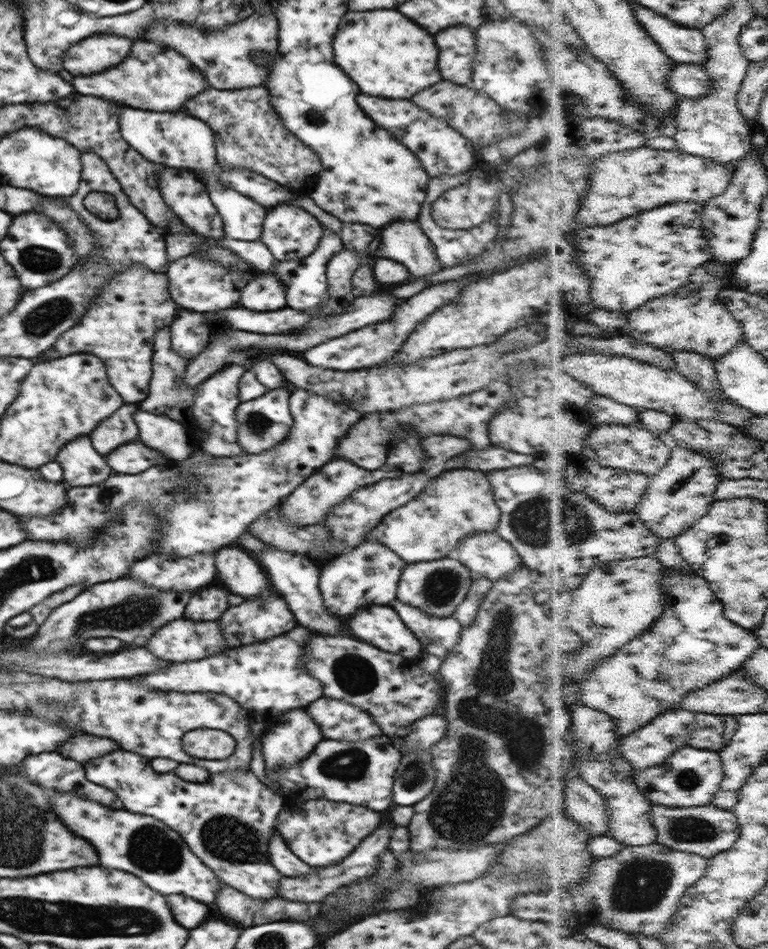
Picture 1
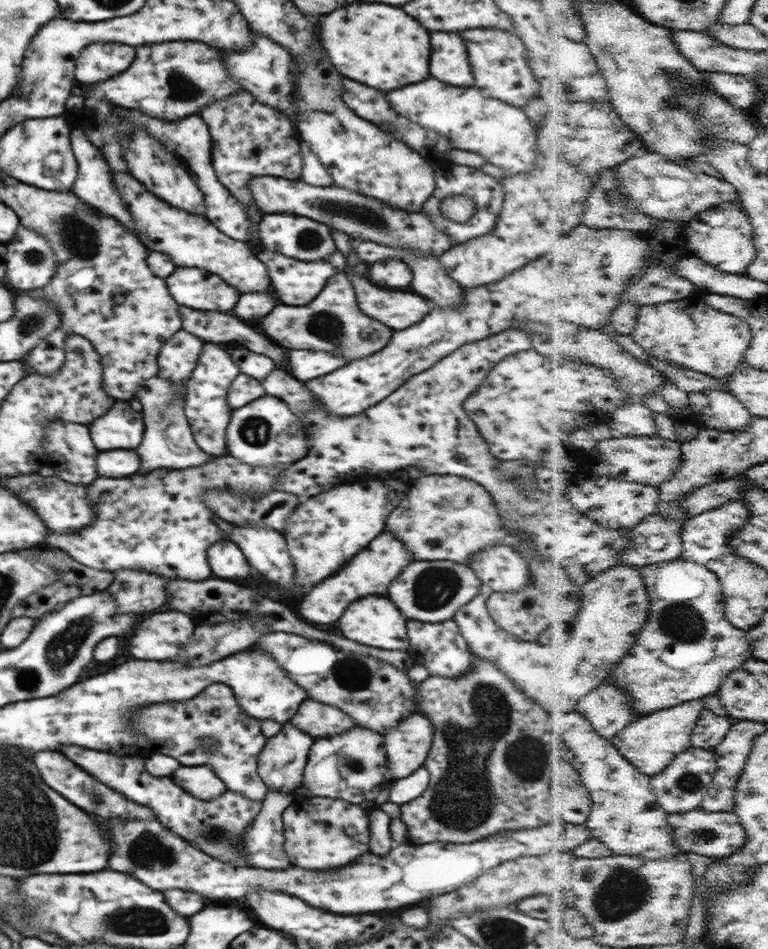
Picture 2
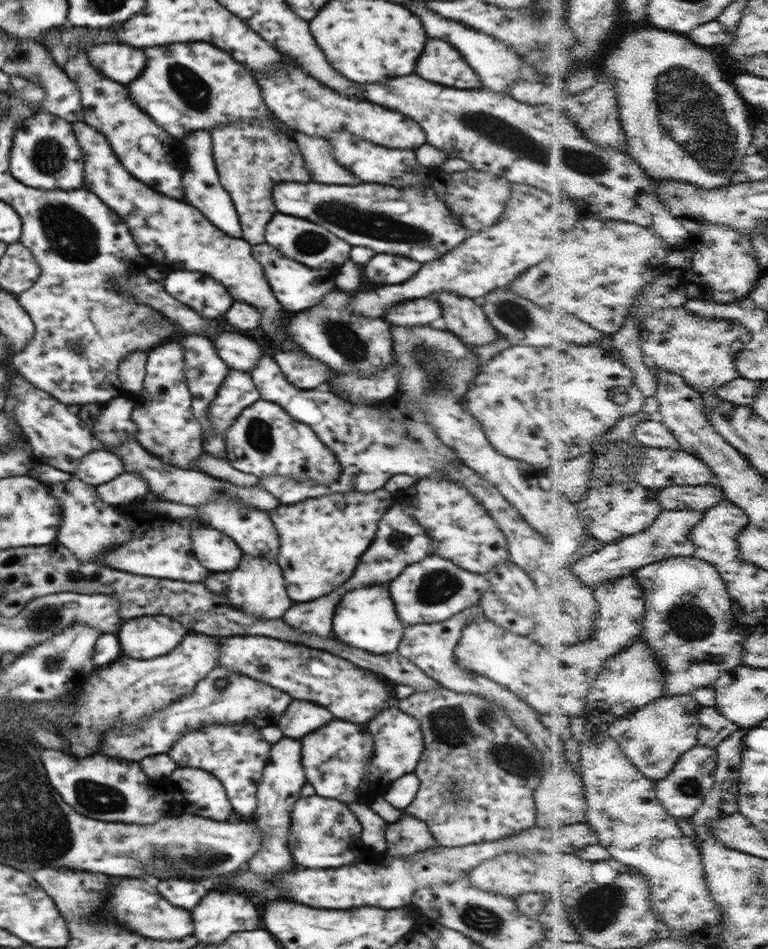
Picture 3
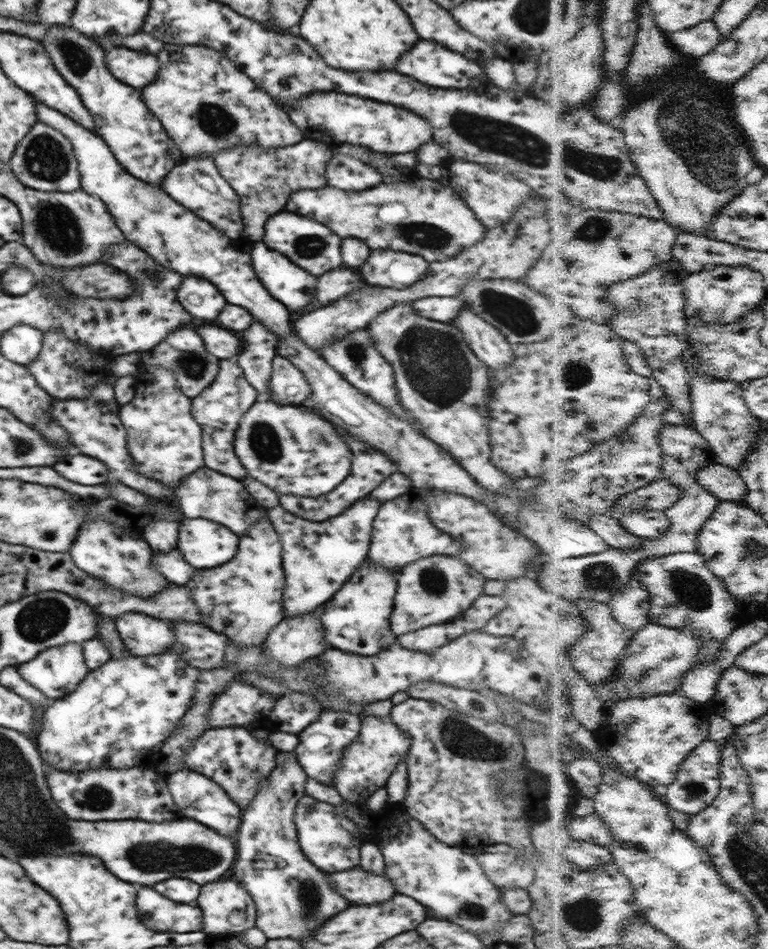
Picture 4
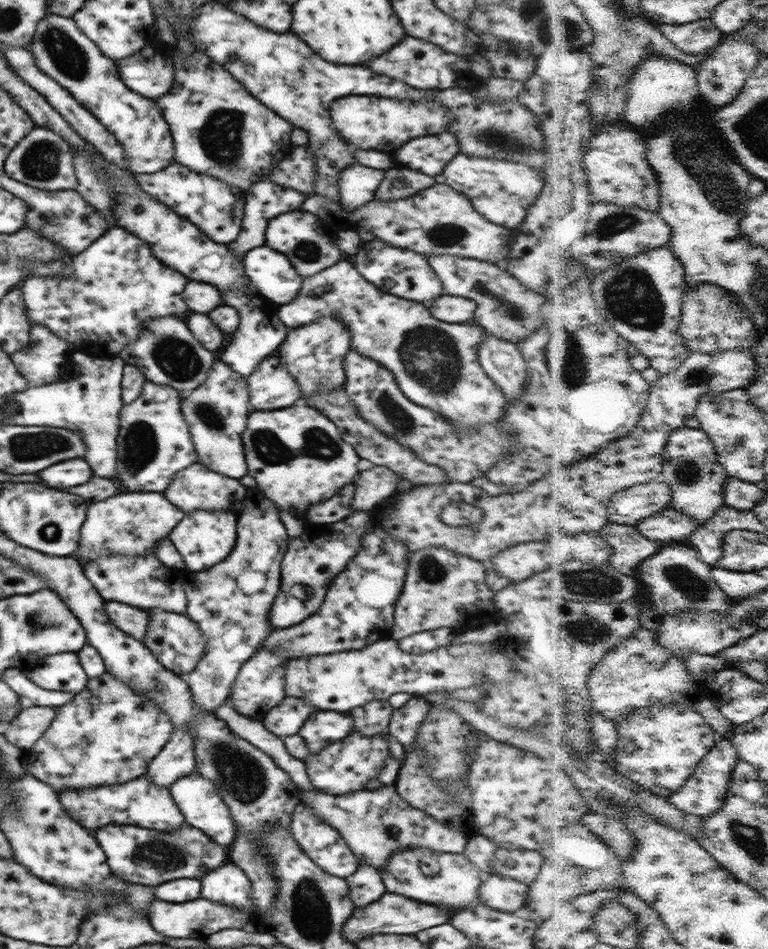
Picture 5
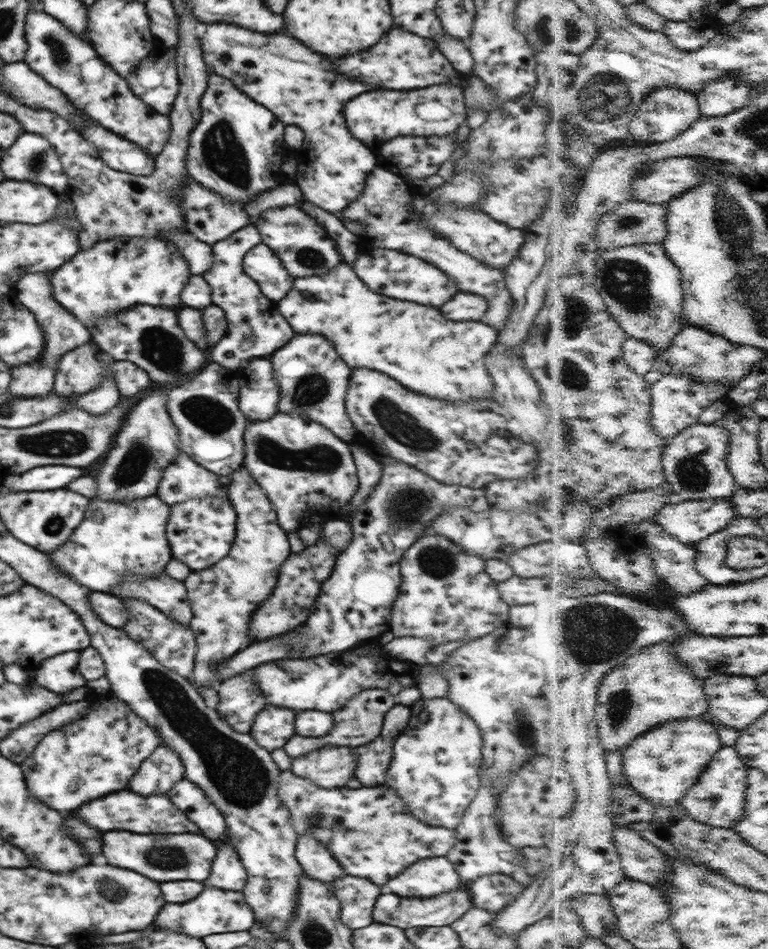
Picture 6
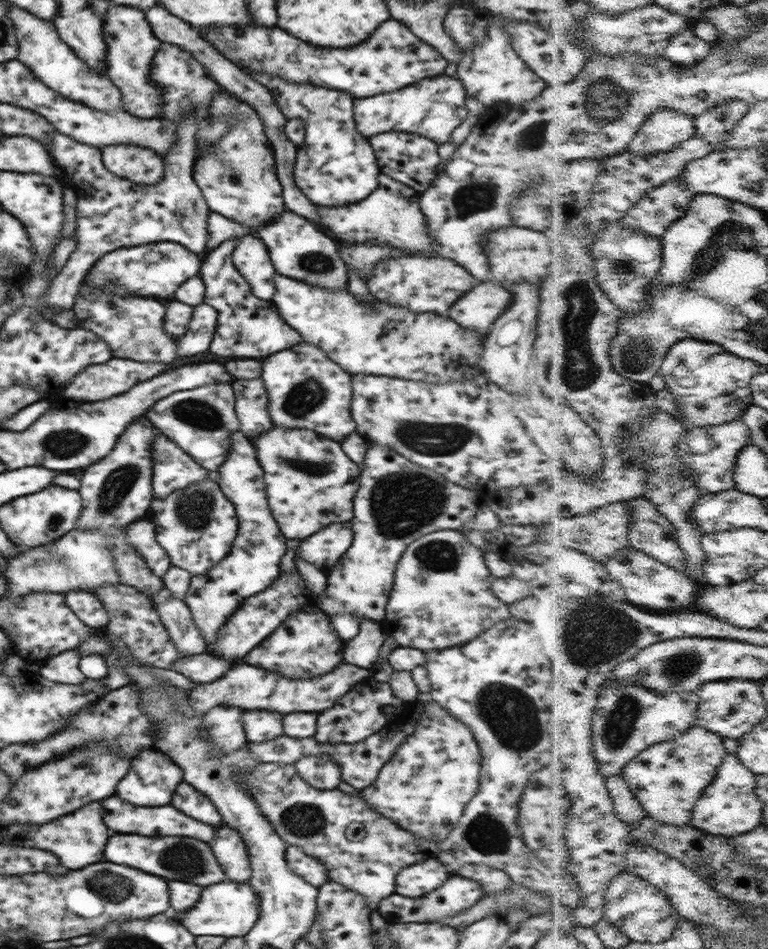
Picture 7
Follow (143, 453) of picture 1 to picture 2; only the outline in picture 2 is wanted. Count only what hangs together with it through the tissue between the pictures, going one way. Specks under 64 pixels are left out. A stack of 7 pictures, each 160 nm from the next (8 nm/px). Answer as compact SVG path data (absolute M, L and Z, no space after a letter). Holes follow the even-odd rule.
M135 449L126 450L106 450L106 452L100 452L96 457L96 470L98 470L98 476L104 476L104 478L122 478L122 476L130 476L138 470L140 466L140 460Z

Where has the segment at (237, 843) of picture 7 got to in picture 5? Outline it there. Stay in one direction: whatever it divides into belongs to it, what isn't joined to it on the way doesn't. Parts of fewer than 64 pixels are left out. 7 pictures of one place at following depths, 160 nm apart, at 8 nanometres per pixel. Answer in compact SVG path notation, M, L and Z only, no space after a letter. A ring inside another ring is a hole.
M226 862L201 878L201 897L218 904L232 905L252 917L251 880L232 862Z

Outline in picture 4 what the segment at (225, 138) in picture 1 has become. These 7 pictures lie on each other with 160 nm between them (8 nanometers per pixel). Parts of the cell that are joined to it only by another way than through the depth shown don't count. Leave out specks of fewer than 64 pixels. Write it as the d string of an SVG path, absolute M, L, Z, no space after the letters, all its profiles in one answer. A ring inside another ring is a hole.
M303 139L291 146L260 149L250 144L236 144L232 149L220 151L213 160L219 174L240 197L240 216L244 223L244 236L260 241L264 224L270 216L284 210L290 194L297 190L312 190L326 186L326 166L332 157L330 144Z

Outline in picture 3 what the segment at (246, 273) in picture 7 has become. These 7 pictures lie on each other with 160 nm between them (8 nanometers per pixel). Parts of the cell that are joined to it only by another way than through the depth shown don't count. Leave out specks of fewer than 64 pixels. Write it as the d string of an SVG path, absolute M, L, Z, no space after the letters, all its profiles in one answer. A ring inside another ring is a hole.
M266 242L252 246L252 256L262 264L264 274L266 274L266 280L268 280L274 296L278 298L278 302L286 310L300 312L300 310L306 310L310 306L316 306L336 286L334 284L334 272L330 272L330 270L334 269L320 270L304 266L300 262L294 262L294 260L286 258L278 249L270 246Z

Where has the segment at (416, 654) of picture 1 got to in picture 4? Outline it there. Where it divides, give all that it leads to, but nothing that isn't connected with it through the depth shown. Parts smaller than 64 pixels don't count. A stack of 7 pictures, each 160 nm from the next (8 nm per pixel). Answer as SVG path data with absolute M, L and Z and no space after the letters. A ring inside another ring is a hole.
M364 560L360 568L351 574L348 582L324 604L320 621L324 627L324 639L330 644L331 649L360 656L374 656L380 654L384 648L388 650L388 646L397 643L396 636L390 630L390 612L397 591L394 578L398 576L398 572L392 574L390 570L372 566L368 562L370 560Z

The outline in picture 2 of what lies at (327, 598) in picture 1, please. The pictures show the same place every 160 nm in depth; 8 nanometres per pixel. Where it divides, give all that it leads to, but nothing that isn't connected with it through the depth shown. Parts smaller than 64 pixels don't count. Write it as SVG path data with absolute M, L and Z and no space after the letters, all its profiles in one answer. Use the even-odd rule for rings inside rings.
M389 530L382 532L378 538L374 538L364 552L358 552L338 574L326 578L322 584L318 584L310 594L306 594L300 602L300 616L314 624L330 624L336 622L344 608L370 594L384 594L390 582L394 580L413 561L412 553L408 547Z

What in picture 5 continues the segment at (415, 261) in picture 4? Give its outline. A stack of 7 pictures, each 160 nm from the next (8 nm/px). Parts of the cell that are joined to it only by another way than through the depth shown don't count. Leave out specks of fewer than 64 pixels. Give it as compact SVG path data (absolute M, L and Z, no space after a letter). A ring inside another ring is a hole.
M380 241L375 242L378 248L372 248L370 244L364 243L362 250L356 253L356 258L350 258L356 266L356 270L372 282L378 290L406 298L406 300L416 300L416 302L428 302L438 296L442 296L442 284L436 278L434 270L428 266L428 262L413 250L404 250L395 246L390 246Z

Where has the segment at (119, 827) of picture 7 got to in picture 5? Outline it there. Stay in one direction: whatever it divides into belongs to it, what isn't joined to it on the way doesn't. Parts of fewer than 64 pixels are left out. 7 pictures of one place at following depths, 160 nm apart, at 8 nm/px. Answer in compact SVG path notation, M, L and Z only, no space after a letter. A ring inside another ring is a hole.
M145 775L126 784L118 786L100 786L94 790L83 788L82 790L66 790L66 794L59 792L59 801L64 810L70 814L70 818L76 820L84 828L102 828L106 824L128 824L140 826L140 828L152 828L152 830L168 832L185 825L184 815L168 790L162 790L162 786L150 784Z

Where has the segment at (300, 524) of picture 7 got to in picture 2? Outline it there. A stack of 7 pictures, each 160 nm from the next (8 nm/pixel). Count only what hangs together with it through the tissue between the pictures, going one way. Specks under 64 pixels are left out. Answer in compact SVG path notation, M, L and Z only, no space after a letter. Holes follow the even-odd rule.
M261 396L242 408L231 412L232 418L226 429L227 454L245 462L250 466L277 466L277 464L293 464L308 454L308 438L303 424L290 412L288 405L275 396Z

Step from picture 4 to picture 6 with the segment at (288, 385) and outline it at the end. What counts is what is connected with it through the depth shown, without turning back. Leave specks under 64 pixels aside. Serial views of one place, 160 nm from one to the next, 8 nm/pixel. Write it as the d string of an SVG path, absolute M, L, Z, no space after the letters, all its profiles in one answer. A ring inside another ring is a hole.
M258 358L250 361L248 366L240 371L239 378L239 409L250 423L255 421L266 421L278 413L278 401L280 389L274 378L272 363L269 358Z

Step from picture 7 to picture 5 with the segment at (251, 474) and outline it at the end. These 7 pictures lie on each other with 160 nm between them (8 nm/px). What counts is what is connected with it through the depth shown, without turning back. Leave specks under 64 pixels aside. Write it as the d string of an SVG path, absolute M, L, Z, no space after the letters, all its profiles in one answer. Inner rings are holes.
M258 487L248 489L249 492L242 501L244 508L237 514L237 541L228 558L212 566L206 572L188 572L184 580L184 590L188 598L188 608L185 614L198 624L202 635L206 638L206 654L202 656L202 660L198 662L194 670L183 677L192 692L192 699L197 709L202 712L214 713L224 702L228 702L240 667L261 649L264 640L274 630L268 614L280 590L281 562L287 553L290 538L274 508L274 502L268 500Z

